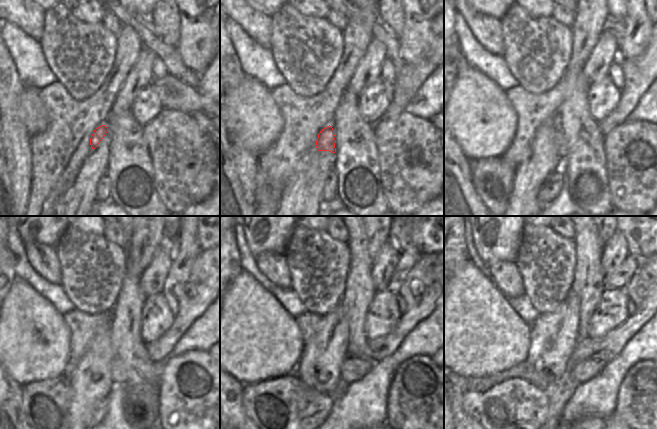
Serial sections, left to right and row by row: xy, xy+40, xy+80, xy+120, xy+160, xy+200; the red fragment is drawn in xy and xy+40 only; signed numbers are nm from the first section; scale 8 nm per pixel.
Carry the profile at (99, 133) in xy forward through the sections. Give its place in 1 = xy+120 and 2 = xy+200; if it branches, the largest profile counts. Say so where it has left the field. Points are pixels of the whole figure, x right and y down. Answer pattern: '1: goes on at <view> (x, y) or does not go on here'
1: goes on at xy+120 (121, 373)
2: goes on at xy+200 (586, 370)

